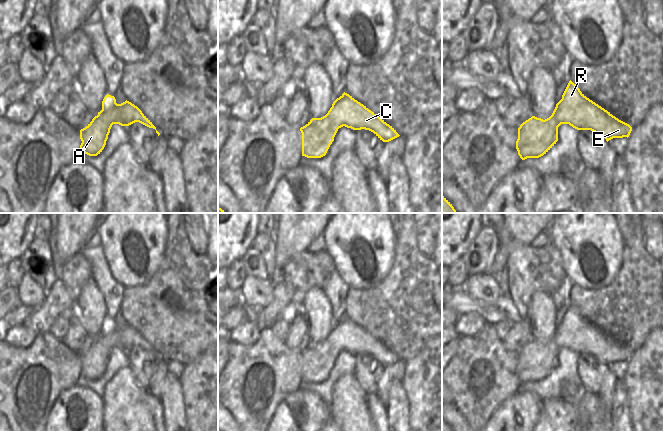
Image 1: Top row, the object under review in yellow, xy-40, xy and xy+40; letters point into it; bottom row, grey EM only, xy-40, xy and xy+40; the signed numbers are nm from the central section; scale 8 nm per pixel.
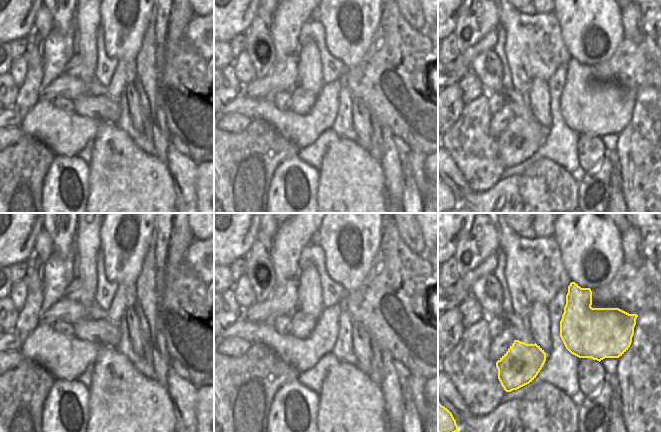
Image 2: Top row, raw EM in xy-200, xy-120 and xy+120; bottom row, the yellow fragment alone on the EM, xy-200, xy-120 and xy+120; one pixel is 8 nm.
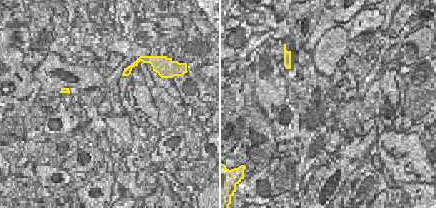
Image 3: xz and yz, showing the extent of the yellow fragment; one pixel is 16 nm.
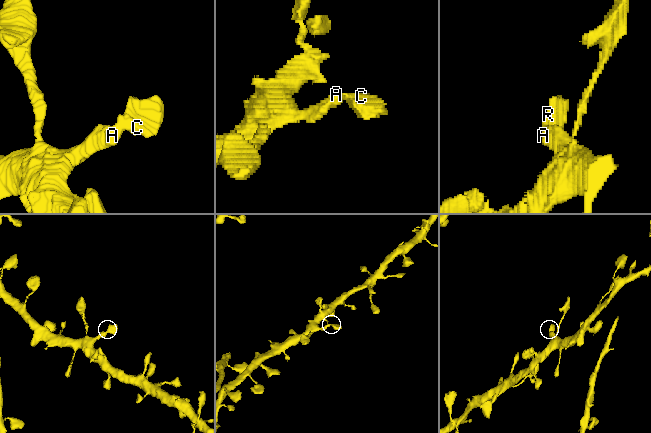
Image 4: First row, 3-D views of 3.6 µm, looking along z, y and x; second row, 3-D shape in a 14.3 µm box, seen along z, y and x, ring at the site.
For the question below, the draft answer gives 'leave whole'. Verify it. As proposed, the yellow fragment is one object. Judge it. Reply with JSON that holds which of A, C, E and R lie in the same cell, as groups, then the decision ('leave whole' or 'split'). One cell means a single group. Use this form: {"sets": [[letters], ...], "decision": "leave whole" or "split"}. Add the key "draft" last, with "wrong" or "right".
{"sets": [["A", "C", "E", "R"]], "decision": "leave whole", "draft": "right"}

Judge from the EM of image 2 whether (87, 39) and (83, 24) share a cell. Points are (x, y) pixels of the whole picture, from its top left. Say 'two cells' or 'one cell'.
one cell

